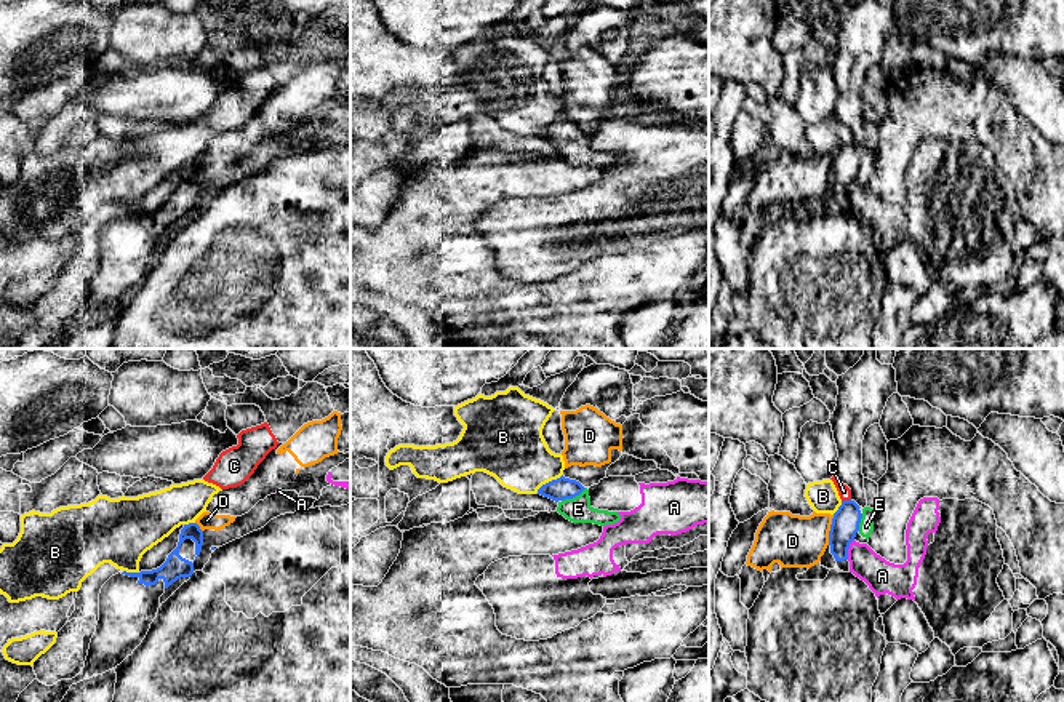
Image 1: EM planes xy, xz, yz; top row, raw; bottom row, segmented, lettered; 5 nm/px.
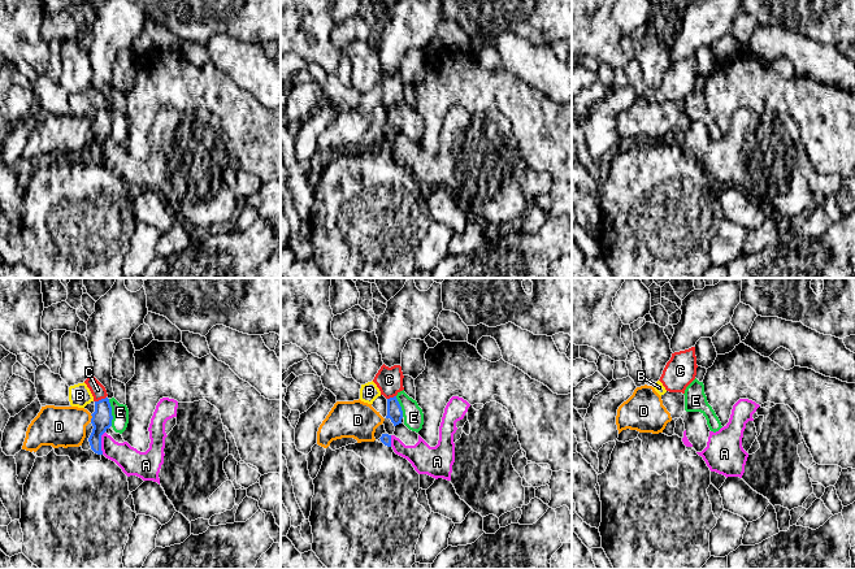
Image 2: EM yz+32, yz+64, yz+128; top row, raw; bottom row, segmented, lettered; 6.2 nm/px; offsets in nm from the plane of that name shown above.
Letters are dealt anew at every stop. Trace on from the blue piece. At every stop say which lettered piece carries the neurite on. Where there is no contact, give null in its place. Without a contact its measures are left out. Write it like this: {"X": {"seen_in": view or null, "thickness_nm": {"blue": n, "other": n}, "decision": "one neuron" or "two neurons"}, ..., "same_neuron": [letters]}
{"A": {"seen_in": "yz", "thickness_nm": {"blue": 140, "other": 160}, "decision": "two neurons"}, "B": {"seen_in": "xz", "thickness_nm": {"blue": 120, "other": 340}, "decision": "two neurons"}, "C": {"seen_in": "yz", "thickness_nm": {"blue": 140, "other": 60}, "decision": "two neurons"}, "D": {"seen_in": "yz", "thickness_nm": {"blue": 140, "other": 260}, "decision": "two neurons"}, "E": {"seen_in": "xz", "thickness_nm": {"blue": 120, "other": 130}, "decision": "one neuron"}, "same_neuron": ["E"]}

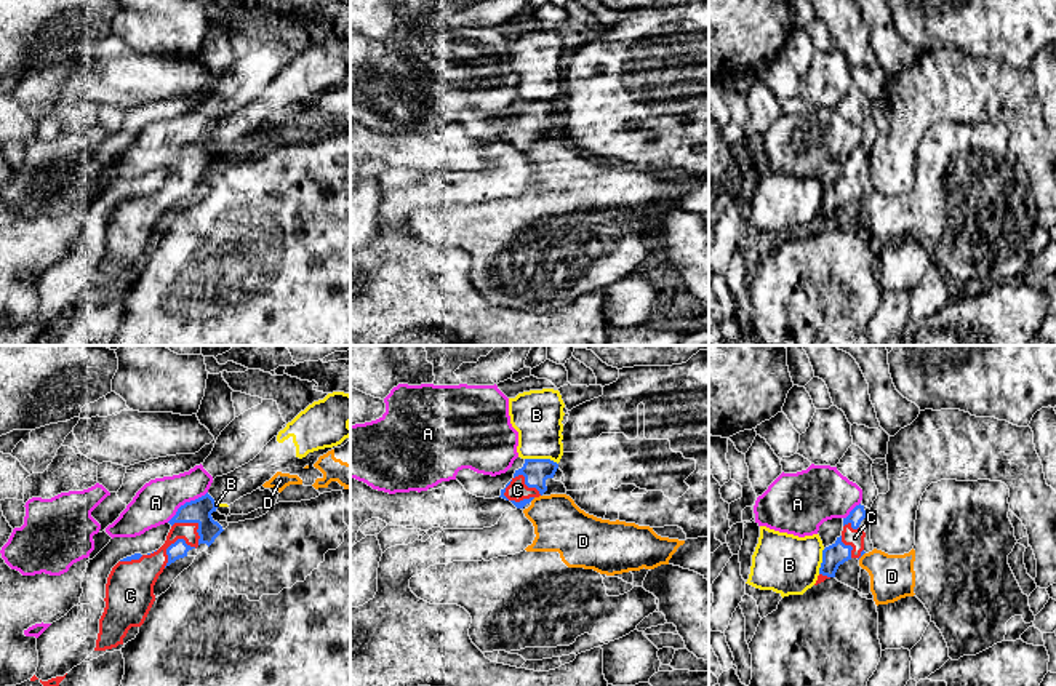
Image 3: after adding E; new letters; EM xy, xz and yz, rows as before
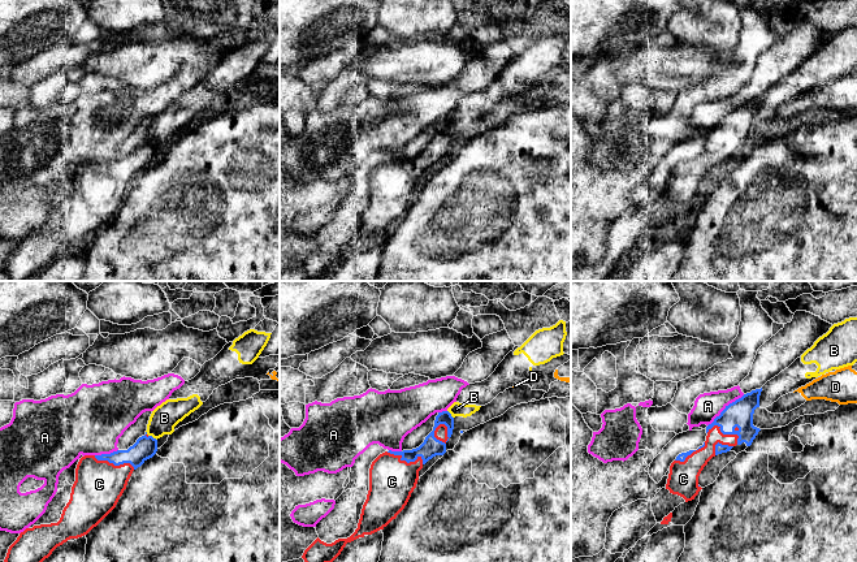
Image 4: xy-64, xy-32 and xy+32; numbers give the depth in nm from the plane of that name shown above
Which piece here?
{"A": {"seen_in": "xy", "thickness_nm": {"blue": 120, "other": 220}, "decision": "two neurons"}, "B": {"seen_in": "xz", "thickness_nm": {"blue": 130, "other": 260}, "decision": "two neurons"}, "C": {"seen_in": "xz", "thickness_nm": {"blue": 130, "other": 100}, "decision": "one neuron"}, "D": {"seen_in": "yz", "thickness_nm": {"blue": 20, "other": 220}, "decision": "two neurons"}, "same_neuron": ["C"]}

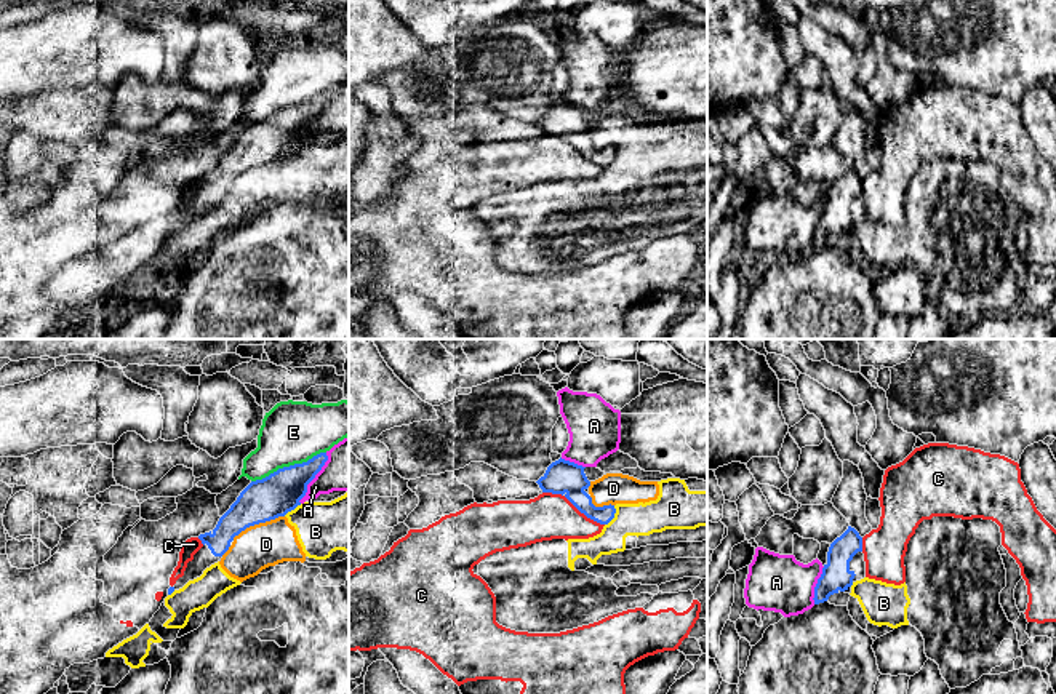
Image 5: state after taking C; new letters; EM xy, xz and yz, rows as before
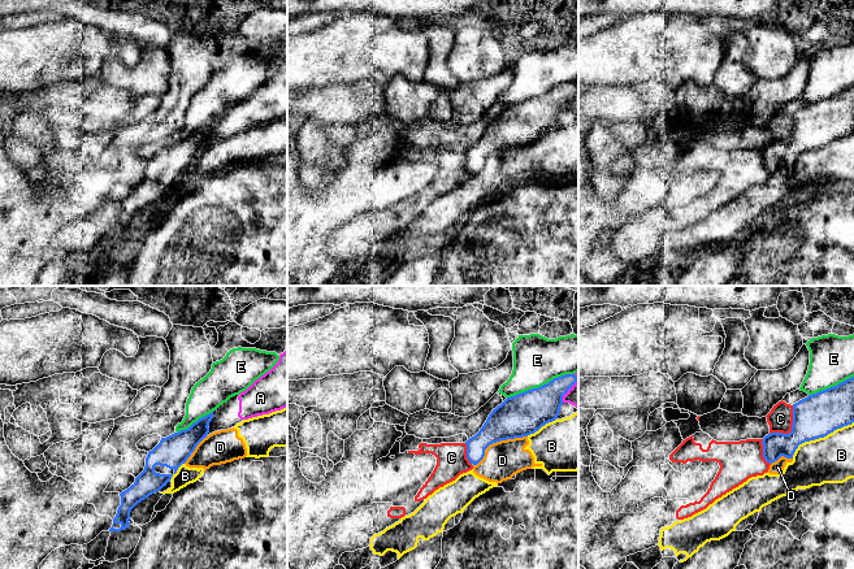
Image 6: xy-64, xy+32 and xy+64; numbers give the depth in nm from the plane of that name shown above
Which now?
{"A": {"seen_in": "xy", "thickness_nm": {"blue": 220, "other": 220}, "decision": "two neurons"}, "B": {"seen_in": "xz", "thickness_nm": {"blue": 120, "other": 160}, "decision": "two neurons"}, "C": {"seen_in": "xz", "thickness_nm": {"blue": 160, "other": 220}, "decision": "two neurons"}, "D": {"seen_in": "xy", "thickness_nm": {"blue": 220, "other": 220}, "decision": "two neurons"}, "E": {"seen_in": "xy", "thickness_nm": {"blue": 220, "other": 320}, "decision": "two neurons"}, "same_neuron": []}

